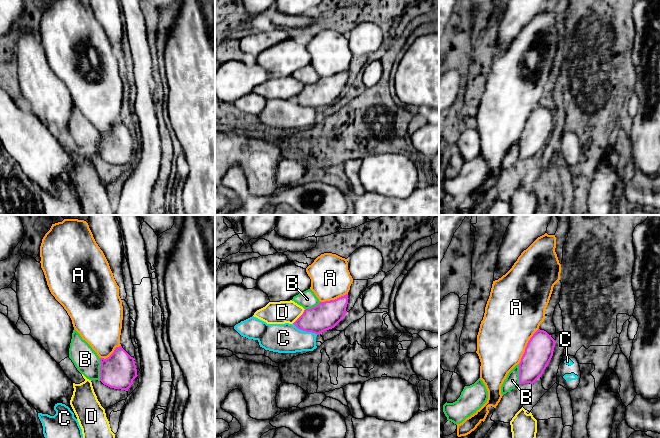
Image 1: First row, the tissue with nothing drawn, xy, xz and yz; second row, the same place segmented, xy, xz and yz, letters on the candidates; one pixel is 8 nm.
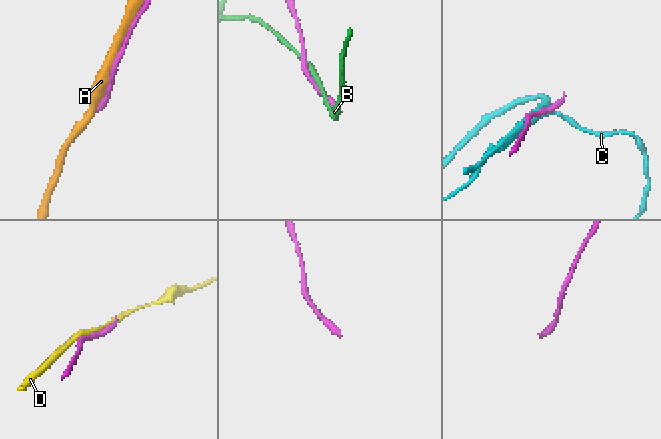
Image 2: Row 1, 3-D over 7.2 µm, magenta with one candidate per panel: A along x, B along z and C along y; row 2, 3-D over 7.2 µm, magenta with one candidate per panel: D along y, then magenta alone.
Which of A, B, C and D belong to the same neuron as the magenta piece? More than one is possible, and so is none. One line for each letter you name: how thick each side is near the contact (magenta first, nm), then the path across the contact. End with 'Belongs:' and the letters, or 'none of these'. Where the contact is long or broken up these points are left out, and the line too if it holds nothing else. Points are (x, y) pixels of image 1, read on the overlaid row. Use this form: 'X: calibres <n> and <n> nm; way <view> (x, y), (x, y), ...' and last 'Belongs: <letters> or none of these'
Belongs: none of these

